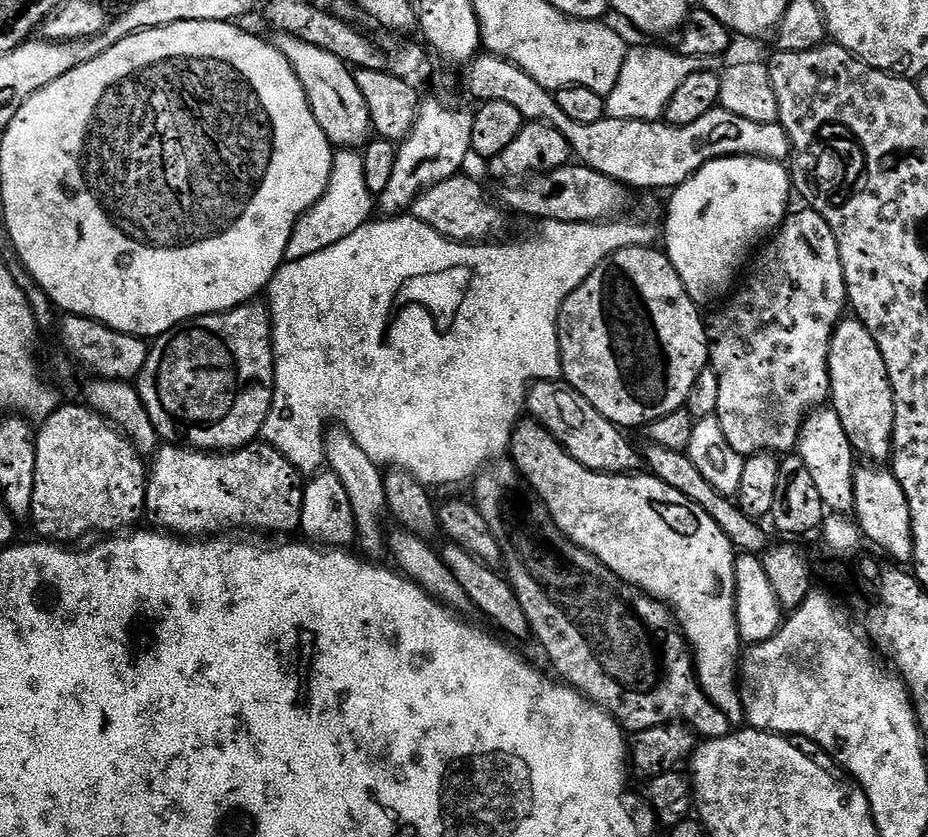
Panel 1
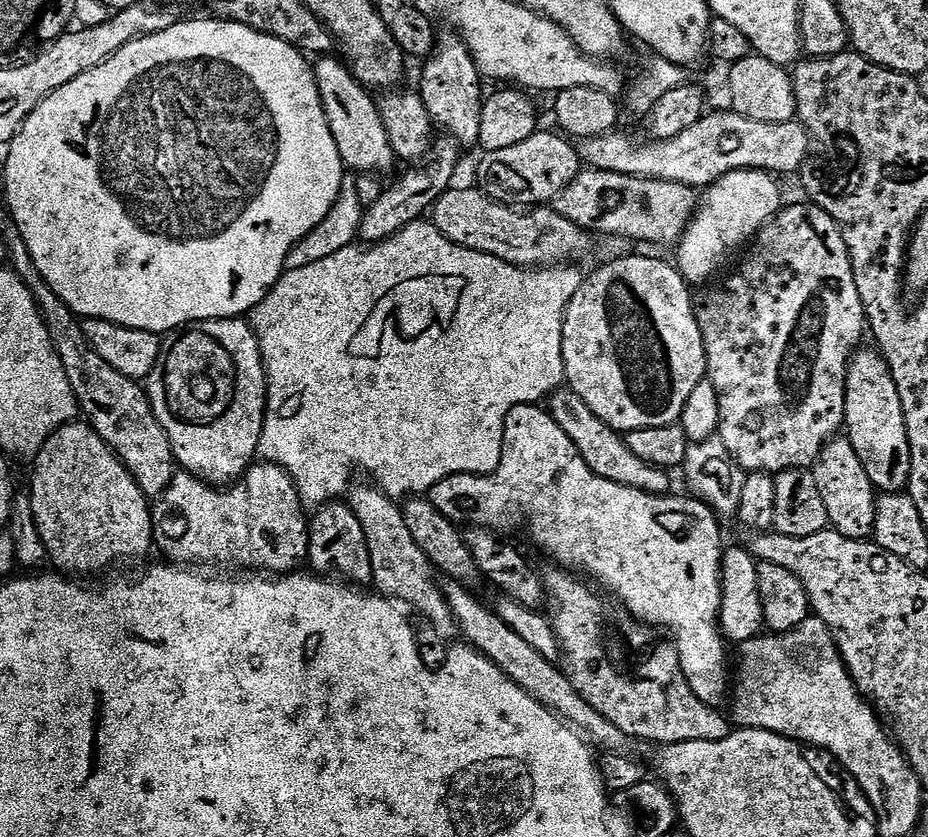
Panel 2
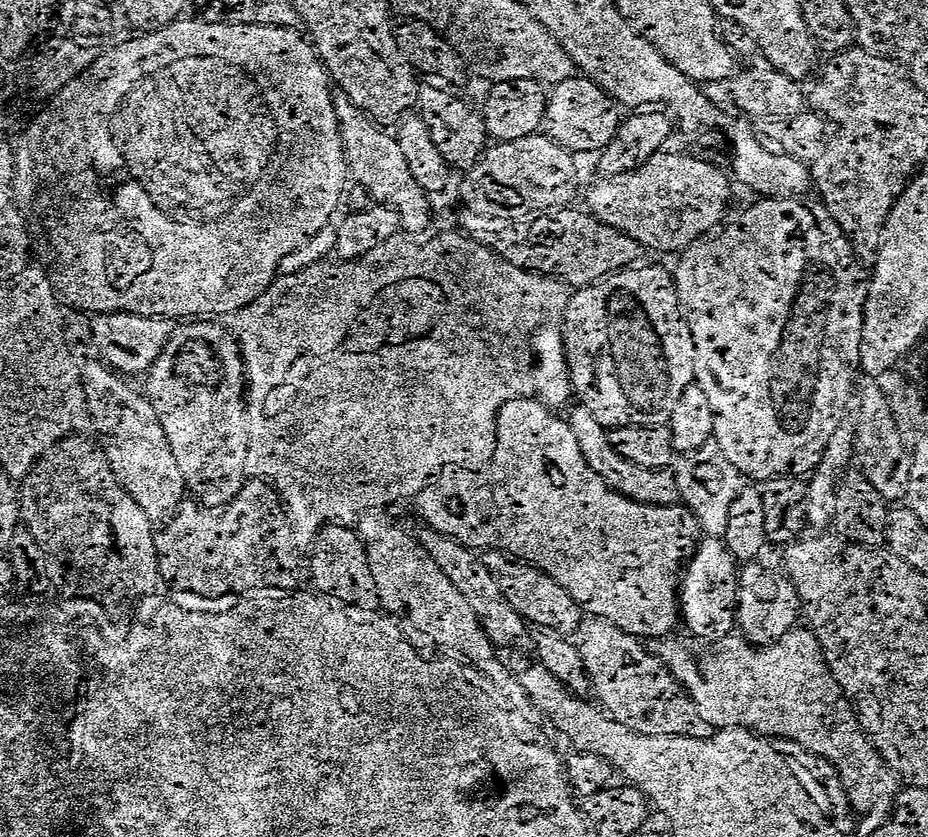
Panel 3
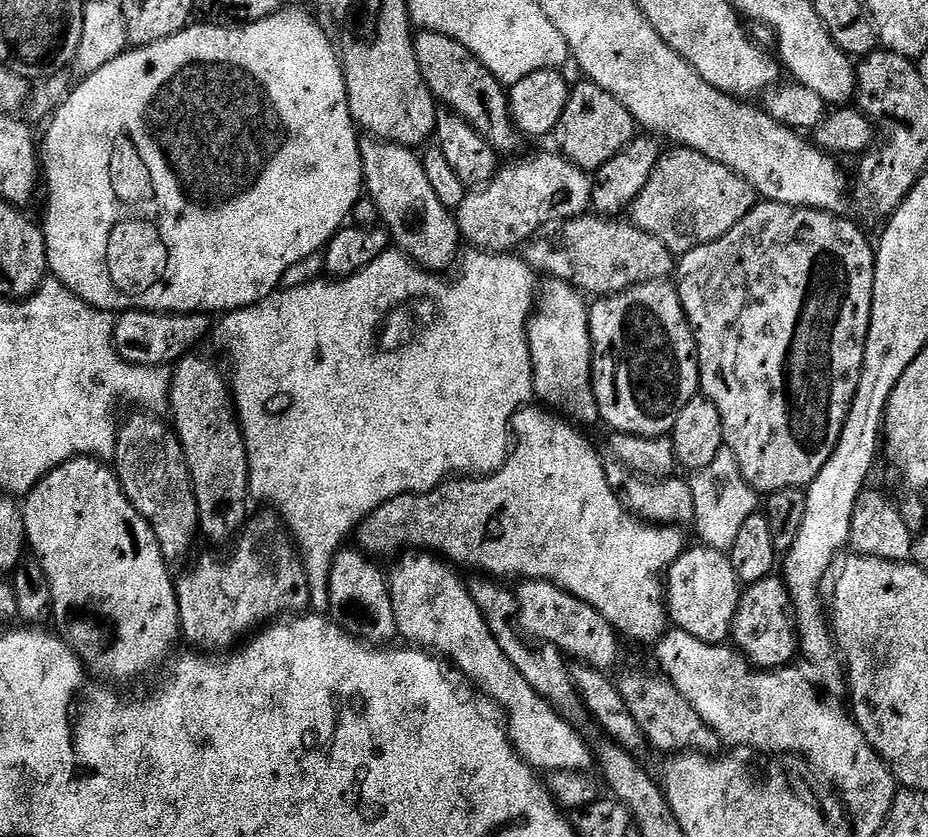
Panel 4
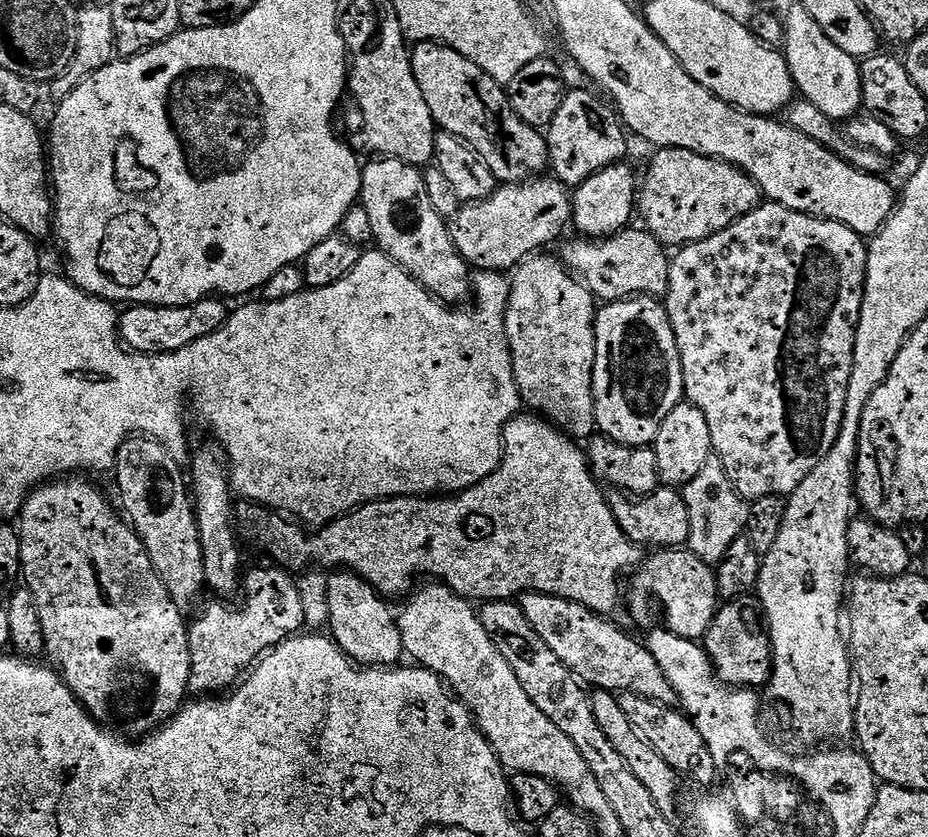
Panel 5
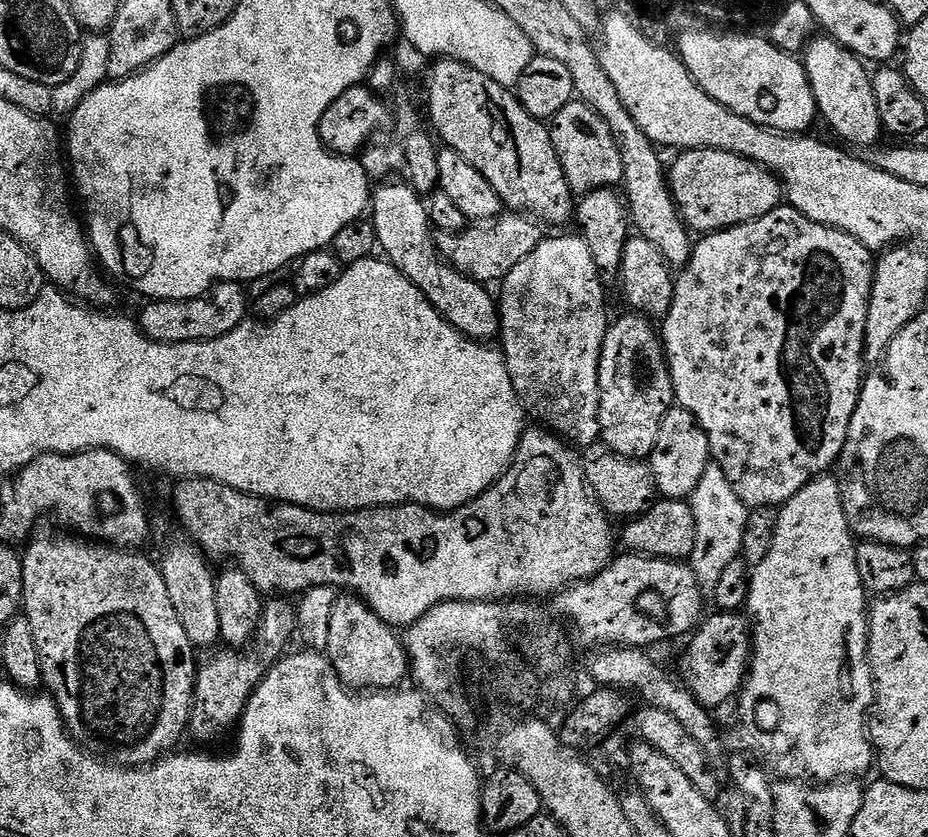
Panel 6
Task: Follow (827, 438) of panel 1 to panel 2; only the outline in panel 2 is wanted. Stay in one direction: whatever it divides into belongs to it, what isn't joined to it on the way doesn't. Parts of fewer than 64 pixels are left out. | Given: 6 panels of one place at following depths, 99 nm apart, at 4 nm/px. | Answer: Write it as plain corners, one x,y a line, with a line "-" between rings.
846,438
829,440
811,471
818,482
818,491
822,493
822,502
826,502
829,525
848,540
869,539
876,526
878,492
872,487
851,442

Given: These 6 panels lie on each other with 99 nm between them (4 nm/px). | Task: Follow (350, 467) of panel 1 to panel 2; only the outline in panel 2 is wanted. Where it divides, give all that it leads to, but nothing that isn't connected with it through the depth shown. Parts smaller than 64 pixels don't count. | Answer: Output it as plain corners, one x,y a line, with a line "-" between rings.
353,483
346,500
366,536
366,546
372,563
372,578
379,595
389,597
409,609
417,608
442,635
448,636
452,631
455,633
458,627
452,617
448,600
441,585
432,581
434,572
428,556
418,550
418,542
414,542
414,538
410,538
410,530
406,530
401,505
371,483
364,483

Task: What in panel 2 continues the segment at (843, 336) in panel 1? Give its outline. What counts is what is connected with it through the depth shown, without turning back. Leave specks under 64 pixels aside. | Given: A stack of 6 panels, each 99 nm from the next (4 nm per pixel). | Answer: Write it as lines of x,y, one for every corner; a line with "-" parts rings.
876,350
859,352
857,351
848,362
848,377
844,383
842,428
846,439
854,446
872,487
884,494
904,492
910,478
912,459
902,398
898,398
898,386
883,355

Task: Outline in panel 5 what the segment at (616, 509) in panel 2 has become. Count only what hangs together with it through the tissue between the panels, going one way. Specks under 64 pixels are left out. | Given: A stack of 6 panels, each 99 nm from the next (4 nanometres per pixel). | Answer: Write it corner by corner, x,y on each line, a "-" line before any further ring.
536,414
517,415
515,420
508,423
506,429
510,437
510,447
504,453
504,459
500,469
487,476
480,484
468,488
459,494
448,494
443,498
425,498
422,496
393,496
391,500
375,500
372,504
365,504
364,507
349,512
347,516
341,516
339,520
331,524
323,525
319,530
312,530
307,536
305,529
299,523
285,518
280,514
273,514
263,506
249,507
248,516
256,520
256,532
260,535
260,544
273,556
275,563
285,570
297,570
304,568
307,564
321,564
327,570
351,570
372,588
376,589
381,596
393,598
392,596
407,597
413,591
412,579
415,576
428,576
424,578
435,578
439,583
445,584
452,592
457,592
469,602
491,602
494,600
511,600
524,595
525,592
541,592
547,596
557,596
573,600
579,604
585,604
592,612
598,612
601,616
608,618
613,614
616,607
621,607
622,592
620,596
620,575
623,572
631,573
641,563
641,549
626,538
626,534
618,526
618,522
612,513
612,506
609,497
604,497
602,489
596,485
593,469
590,467
585,449
573,437
563,433
555,424
541,418

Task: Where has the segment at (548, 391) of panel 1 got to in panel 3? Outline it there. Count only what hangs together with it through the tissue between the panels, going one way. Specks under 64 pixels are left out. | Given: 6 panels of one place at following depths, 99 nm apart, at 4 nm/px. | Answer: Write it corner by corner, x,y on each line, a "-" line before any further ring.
583,406
573,407
571,412
570,423
590,470
597,472
614,491
625,496
627,500
639,504
653,504
655,508
666,508
680,500
682,484
680,480
676,481
675,471
667,468
647,468
634,462
626,462
626,458
622,458
622,454
618,454
614,446
610,446
609,429
603,428
598,418
594,418
594,414
590,414

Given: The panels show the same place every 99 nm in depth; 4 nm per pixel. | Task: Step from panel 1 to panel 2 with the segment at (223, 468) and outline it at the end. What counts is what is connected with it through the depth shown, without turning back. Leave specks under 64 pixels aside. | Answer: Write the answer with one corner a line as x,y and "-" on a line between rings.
253,463
235,483
224,487
207,484
189,472
177,471
168,489
155,497
151,509
155,551
160,551
165,561
176,566
229,564
236,568
232,570
251,570
256,574
291,574
308,559
310,524
306,519
306,508
300,503
294,482
277,464

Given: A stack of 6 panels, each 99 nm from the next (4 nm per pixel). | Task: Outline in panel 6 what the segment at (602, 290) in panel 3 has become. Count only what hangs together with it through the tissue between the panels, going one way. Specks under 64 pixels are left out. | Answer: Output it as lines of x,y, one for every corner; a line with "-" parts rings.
643,314
627,315
611,321
600,351
600,440
617,456
643,461
652,455
666,406
673,403
672,376
668,372
661,337
657,329
656,332
652,329
653,321

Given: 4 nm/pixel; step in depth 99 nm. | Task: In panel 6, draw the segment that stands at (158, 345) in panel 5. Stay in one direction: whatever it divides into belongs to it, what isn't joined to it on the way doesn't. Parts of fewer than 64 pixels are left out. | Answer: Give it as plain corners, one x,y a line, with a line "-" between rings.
221,282
209,292
204,292
198,298
193,300
158,300
145,303
145,308
138,315
138,324
145,336
150,340
157,340
159,344
185,344
195,340
217,340
230,330
234,330
240,324
245,323
247,312
250,312
250,300
244,297
244,292
239,283

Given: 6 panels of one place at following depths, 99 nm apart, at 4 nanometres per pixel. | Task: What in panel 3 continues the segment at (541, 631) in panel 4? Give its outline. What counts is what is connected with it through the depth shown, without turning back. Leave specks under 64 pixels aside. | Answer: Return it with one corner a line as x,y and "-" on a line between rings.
484,552
483,558
486,562
486,570
490,570
494,578
498,578
498,586
502,586
502,594
506,594
510,606
514,606
514,610
518,610
520,617
527,620
529,625
540,630
560,632
569,638
575,637
574,634
579,630
580,623
586,620
586,613
577,600
570,598
570,594
566,594
566,590
558,586
554,578
550,578
533,565
517,562
513,557
502,552

